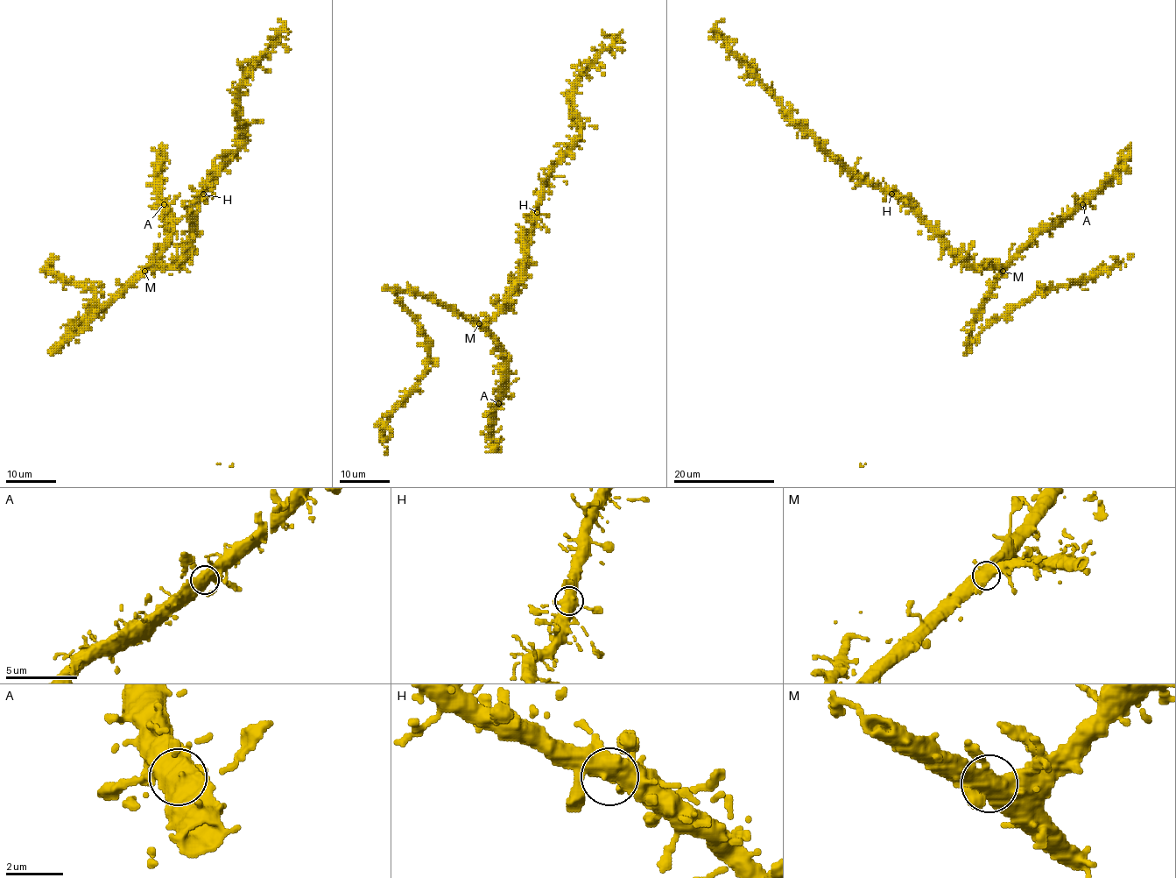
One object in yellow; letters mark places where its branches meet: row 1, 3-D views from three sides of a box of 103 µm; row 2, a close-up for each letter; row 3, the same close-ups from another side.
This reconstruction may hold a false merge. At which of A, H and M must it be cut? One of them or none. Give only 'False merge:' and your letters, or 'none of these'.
False merge: none of these

